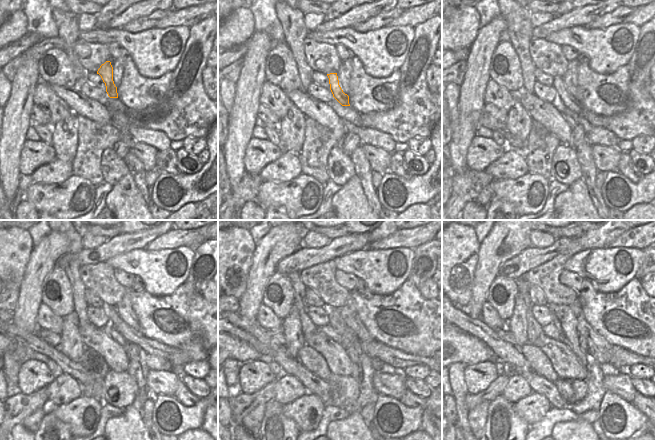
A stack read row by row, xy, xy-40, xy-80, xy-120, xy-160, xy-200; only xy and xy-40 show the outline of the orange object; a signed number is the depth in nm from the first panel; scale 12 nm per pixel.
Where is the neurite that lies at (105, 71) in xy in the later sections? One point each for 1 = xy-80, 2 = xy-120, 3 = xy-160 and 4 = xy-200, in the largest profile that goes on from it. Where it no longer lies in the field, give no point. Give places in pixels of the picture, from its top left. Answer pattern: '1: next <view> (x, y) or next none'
1: next xy-80 (568, 100)
2: next xy-120 (150, 346)
3: next xy-160 (396, 358)
4: next xy-200 (619, 357)

